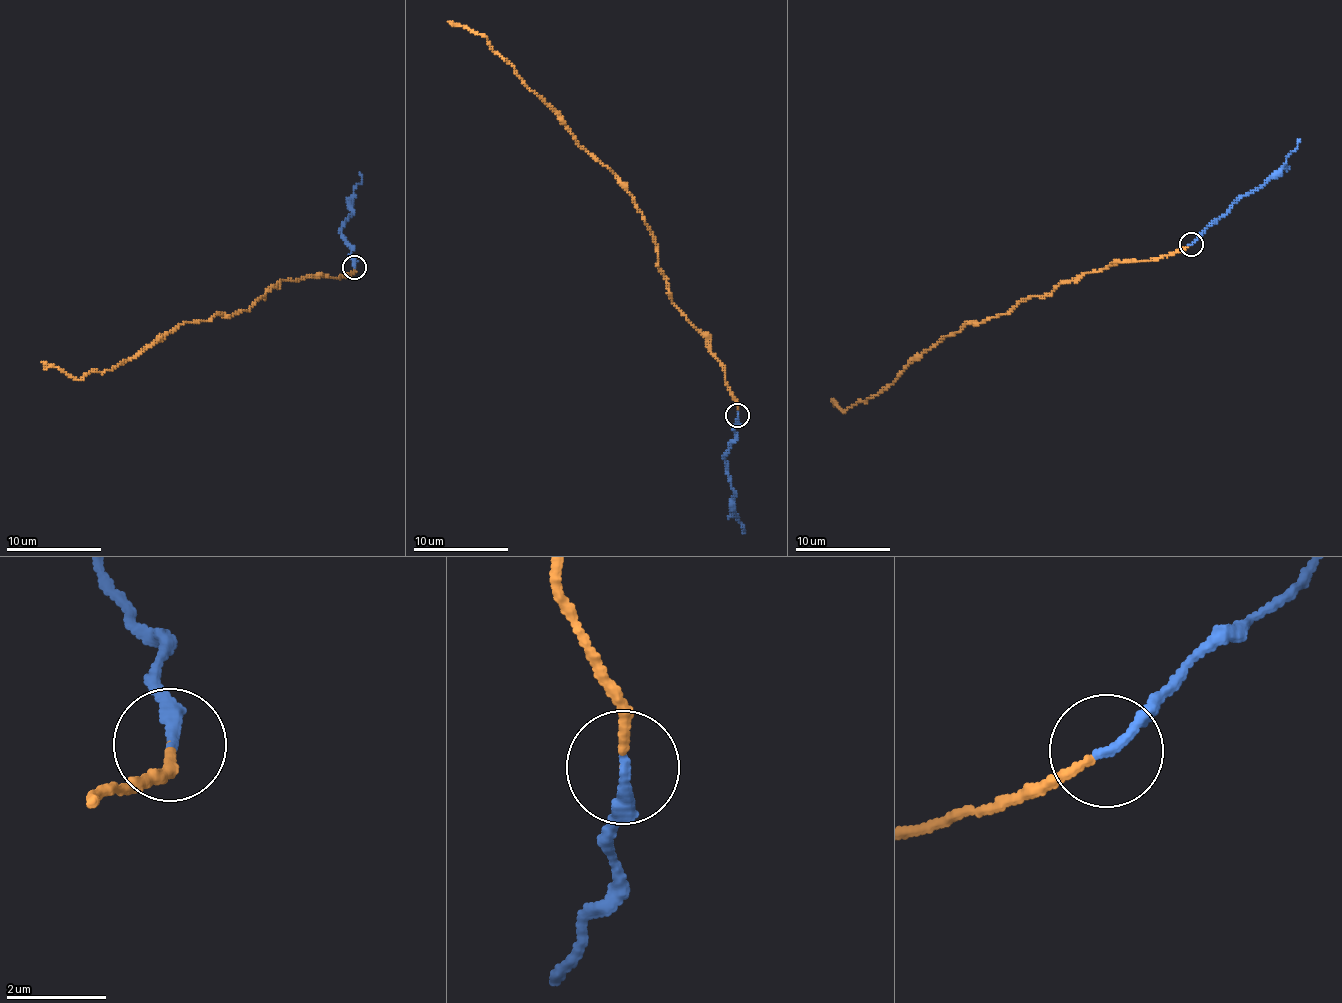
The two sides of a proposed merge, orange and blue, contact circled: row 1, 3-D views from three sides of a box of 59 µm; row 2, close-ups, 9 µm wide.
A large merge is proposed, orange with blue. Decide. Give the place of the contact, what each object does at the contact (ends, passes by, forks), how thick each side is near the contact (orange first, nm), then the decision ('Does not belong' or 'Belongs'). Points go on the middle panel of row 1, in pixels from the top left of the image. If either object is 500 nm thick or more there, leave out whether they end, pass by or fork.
Place: (737, 415). At the ring orange ends. At the ring blue ends. Thickness 160 nm (orange) against 220 nm. Does not belong

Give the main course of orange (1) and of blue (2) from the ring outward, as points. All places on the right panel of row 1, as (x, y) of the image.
1: (1190, 245), (1158, 260), (1121, 262), (1060, 280), (1049, 293), (944, 336), (878, 395), (845, 412), (831, 399)
2: (1190, 245), (1230, 208), (1274, 176), (1300, 139)

